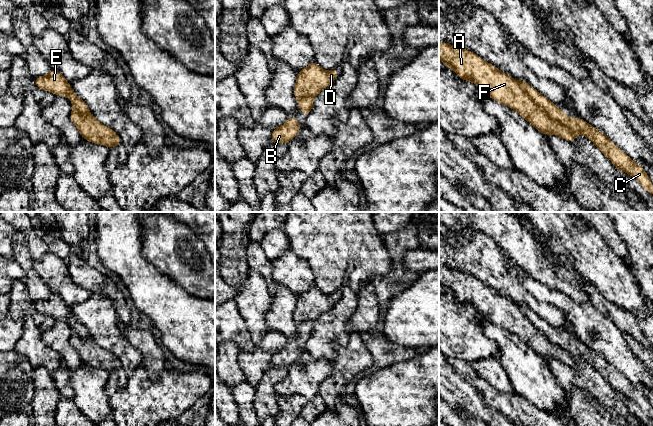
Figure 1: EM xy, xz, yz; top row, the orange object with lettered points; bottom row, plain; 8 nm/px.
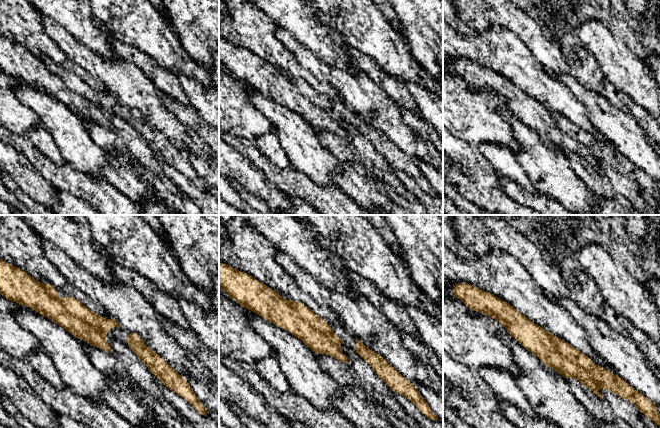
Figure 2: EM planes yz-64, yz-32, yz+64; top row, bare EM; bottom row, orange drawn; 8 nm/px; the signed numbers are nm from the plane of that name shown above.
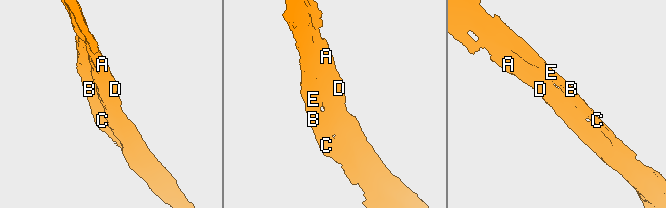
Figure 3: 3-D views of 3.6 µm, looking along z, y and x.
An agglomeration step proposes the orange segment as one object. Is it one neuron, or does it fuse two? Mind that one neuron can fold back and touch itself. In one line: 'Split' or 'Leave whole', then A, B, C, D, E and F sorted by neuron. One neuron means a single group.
Split. Groups: A D F / B C E

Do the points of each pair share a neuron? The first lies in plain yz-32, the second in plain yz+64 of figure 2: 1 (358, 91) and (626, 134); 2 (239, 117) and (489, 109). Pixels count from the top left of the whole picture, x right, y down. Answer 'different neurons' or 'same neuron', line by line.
1: same neuron
2: same neuron

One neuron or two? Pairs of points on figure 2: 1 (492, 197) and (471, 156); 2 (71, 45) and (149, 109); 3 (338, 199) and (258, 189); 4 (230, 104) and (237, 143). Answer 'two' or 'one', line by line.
1: one
2: one
3: two
4: two

